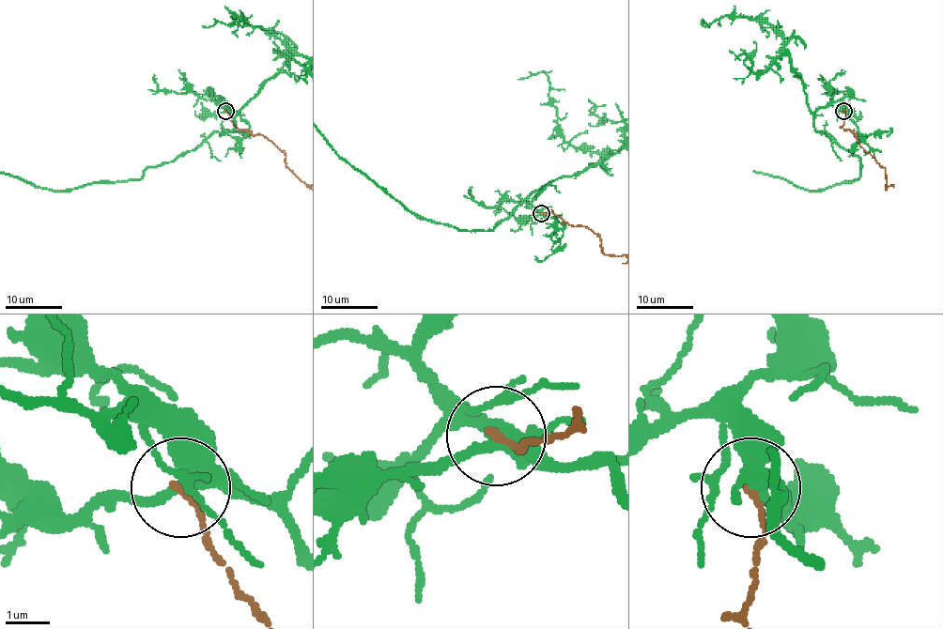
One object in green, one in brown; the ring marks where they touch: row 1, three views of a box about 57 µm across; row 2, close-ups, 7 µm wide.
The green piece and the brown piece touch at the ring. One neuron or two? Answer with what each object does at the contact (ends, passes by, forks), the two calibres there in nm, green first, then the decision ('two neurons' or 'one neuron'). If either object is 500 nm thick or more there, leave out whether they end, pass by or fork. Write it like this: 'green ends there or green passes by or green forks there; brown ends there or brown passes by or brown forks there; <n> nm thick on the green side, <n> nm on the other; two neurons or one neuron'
green forks there; brown ends there; 360 nm thick on the green side, 160 nm on the other; two neurons

